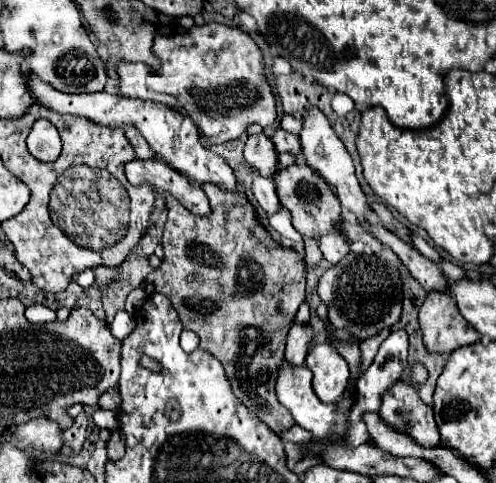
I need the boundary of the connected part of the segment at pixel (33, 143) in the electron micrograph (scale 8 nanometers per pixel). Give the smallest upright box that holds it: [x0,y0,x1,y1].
[28,119,60,161]

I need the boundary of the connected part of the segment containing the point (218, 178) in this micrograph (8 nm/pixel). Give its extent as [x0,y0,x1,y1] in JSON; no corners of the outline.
[26,73,236,191]

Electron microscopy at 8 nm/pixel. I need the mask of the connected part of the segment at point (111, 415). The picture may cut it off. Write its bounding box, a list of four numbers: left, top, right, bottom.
[94,409,118,431]

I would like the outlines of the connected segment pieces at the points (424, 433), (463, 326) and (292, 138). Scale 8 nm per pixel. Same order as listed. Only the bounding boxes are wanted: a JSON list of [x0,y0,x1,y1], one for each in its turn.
[[378,381,440,447],[420,291,480,353],[270,127,298,157]]

